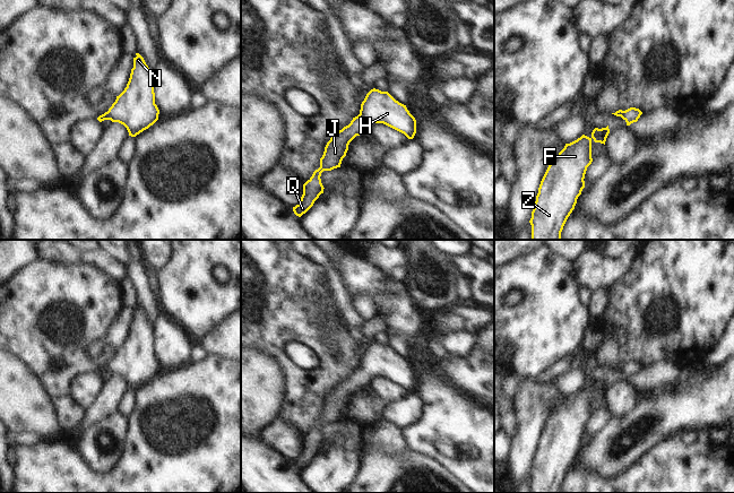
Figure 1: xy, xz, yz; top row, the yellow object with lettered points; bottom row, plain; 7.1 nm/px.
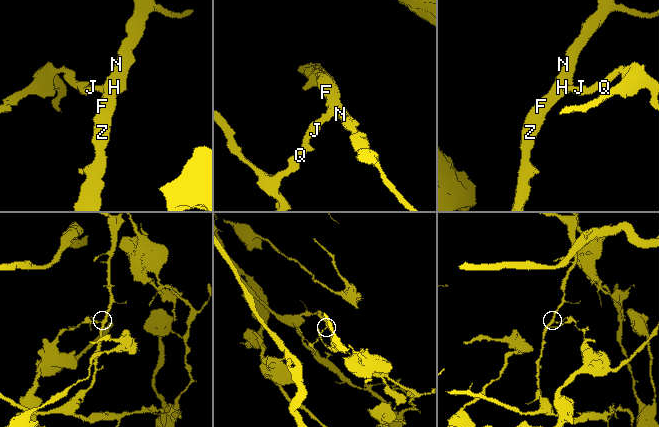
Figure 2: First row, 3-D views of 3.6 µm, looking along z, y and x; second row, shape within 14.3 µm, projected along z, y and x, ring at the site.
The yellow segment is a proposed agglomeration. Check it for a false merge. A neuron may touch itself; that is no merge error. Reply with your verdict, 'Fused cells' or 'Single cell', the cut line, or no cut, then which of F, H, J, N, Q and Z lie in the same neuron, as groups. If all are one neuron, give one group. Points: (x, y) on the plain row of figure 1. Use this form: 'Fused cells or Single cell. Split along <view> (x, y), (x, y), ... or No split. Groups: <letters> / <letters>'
Single cell. No split. Groups: F H J N Q Z

